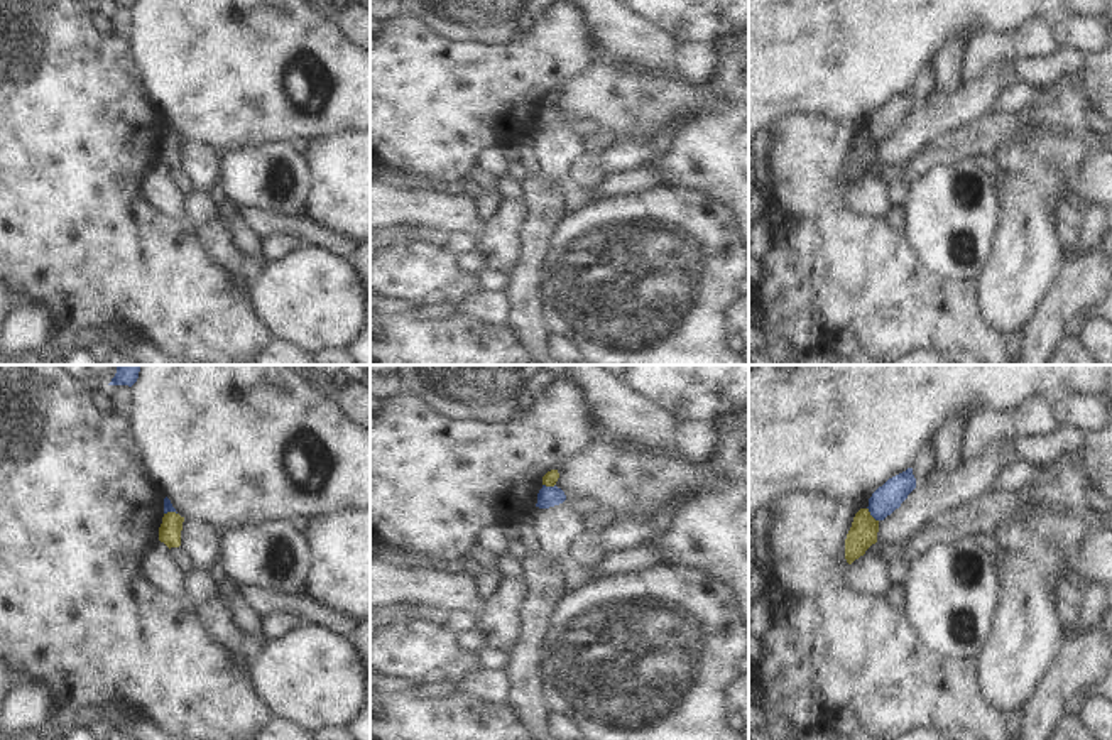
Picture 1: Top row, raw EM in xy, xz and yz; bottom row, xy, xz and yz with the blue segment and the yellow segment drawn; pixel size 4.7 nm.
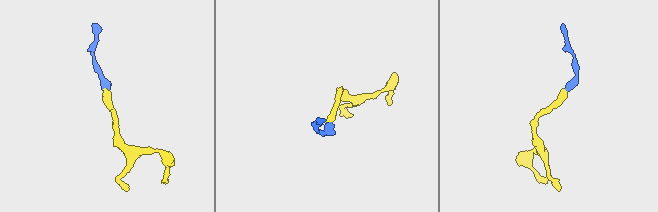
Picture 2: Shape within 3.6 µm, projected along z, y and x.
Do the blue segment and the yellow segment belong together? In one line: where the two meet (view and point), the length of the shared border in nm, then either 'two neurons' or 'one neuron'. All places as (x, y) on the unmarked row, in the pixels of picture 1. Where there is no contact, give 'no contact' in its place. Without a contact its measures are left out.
yz (871, 136) | 90 nm | two neurons

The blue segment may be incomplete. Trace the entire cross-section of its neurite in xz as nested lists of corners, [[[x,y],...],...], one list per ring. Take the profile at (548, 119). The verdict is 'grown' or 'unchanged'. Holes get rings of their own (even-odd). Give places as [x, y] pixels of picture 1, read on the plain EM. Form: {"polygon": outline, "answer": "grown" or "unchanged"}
{"polygon": [[[542,106],[542,110],[537,115],[537,125],[536,128],[539,130],[549,130],[554,127],[559,127],[566,122],[566,117],[561,110],[554,108],[546,108]]], "answer": "unchanged"}

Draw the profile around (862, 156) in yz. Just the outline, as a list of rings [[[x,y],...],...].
[[[860,130],[845,161],[845,181],[848,186],[864,177],[877,164],[877,154],[879,142],[870,137],[869,130]]]

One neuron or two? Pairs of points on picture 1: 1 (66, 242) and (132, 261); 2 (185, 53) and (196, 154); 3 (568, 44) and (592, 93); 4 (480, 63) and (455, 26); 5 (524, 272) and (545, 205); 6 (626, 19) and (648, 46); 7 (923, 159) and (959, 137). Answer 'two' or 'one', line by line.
1: one
2: two
3: two
4: two
5: one
6: one
7: one

